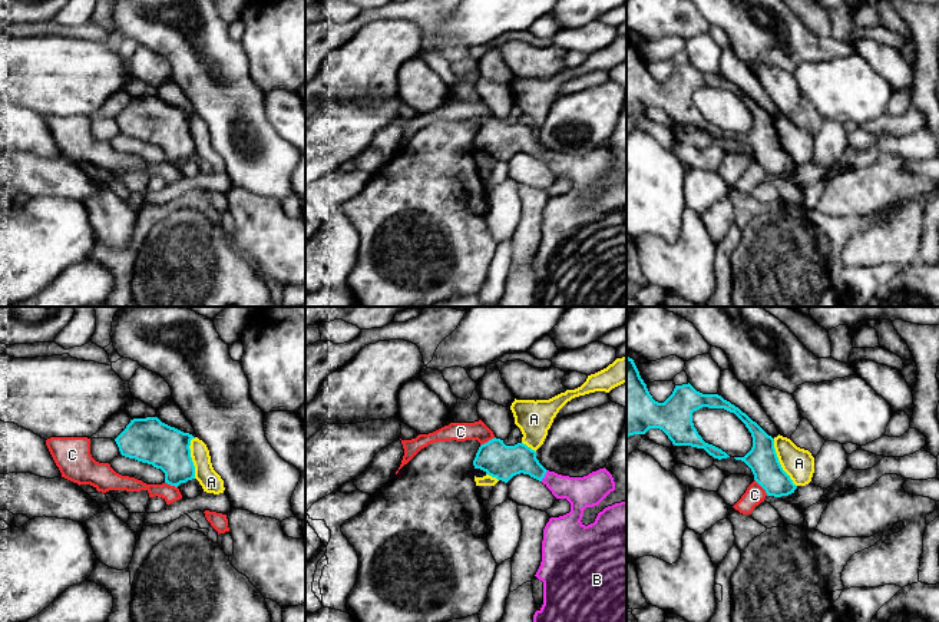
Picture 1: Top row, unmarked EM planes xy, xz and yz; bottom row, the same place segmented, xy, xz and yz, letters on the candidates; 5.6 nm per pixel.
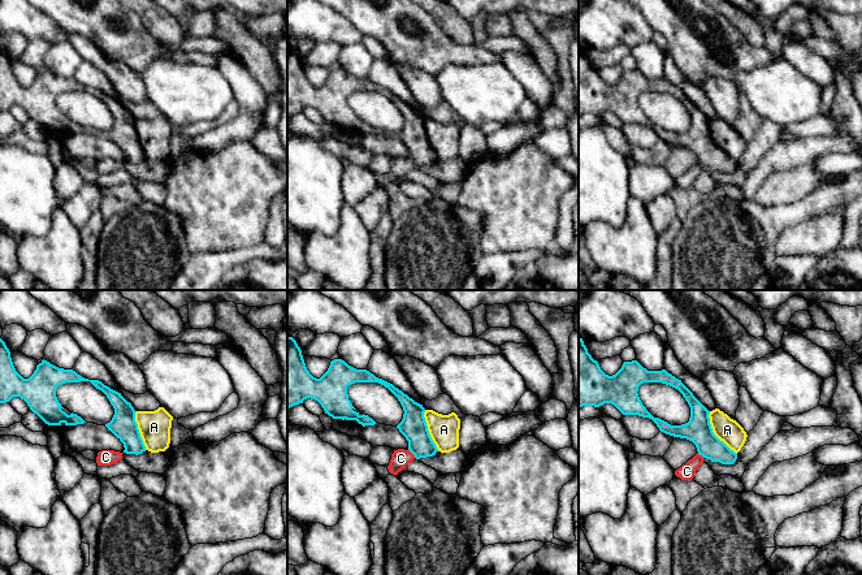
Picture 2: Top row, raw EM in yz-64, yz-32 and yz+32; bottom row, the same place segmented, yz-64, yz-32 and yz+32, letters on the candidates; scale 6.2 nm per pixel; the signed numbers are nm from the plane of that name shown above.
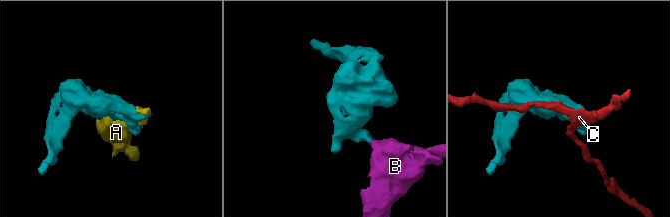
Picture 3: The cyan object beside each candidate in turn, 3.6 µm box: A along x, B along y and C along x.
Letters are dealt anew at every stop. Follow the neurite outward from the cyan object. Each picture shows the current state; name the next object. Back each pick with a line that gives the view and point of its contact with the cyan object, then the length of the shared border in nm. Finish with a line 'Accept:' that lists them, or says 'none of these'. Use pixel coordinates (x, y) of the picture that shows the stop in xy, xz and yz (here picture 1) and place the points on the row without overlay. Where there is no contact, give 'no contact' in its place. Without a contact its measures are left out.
B: contact xz (544, 155); length 80 nm
Accept: B

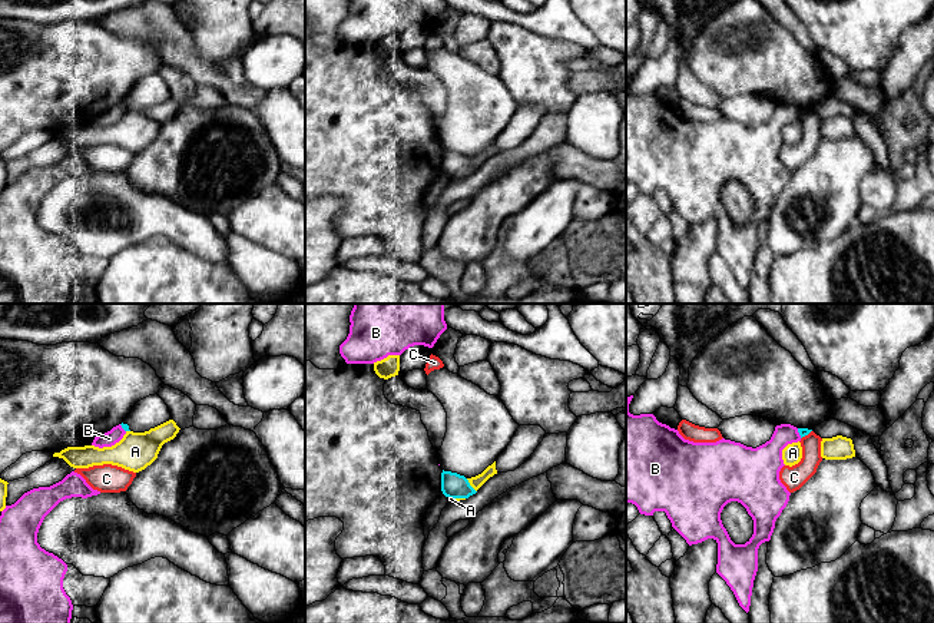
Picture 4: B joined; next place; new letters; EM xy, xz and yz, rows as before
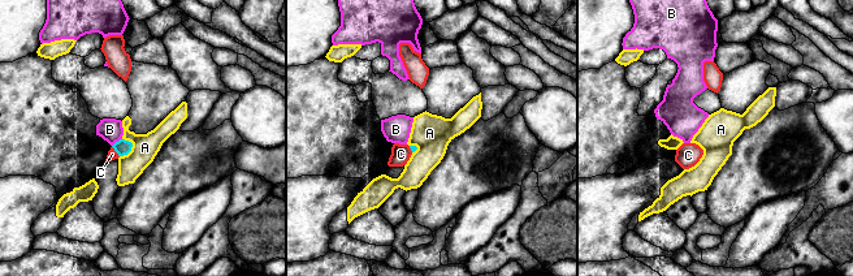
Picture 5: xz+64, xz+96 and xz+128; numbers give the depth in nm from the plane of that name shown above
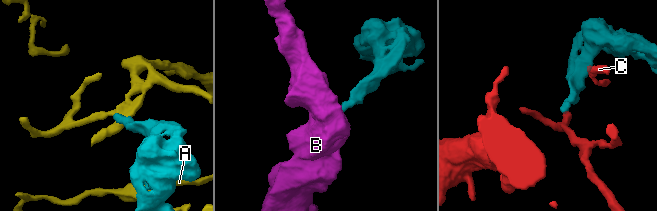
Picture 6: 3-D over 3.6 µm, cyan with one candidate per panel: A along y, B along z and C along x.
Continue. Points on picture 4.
Accept: none of these

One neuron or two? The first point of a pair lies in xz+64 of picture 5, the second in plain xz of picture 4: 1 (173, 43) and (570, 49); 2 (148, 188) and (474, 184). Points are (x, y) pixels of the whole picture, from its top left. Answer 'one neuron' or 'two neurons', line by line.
1: one neuron
2: two neurons

